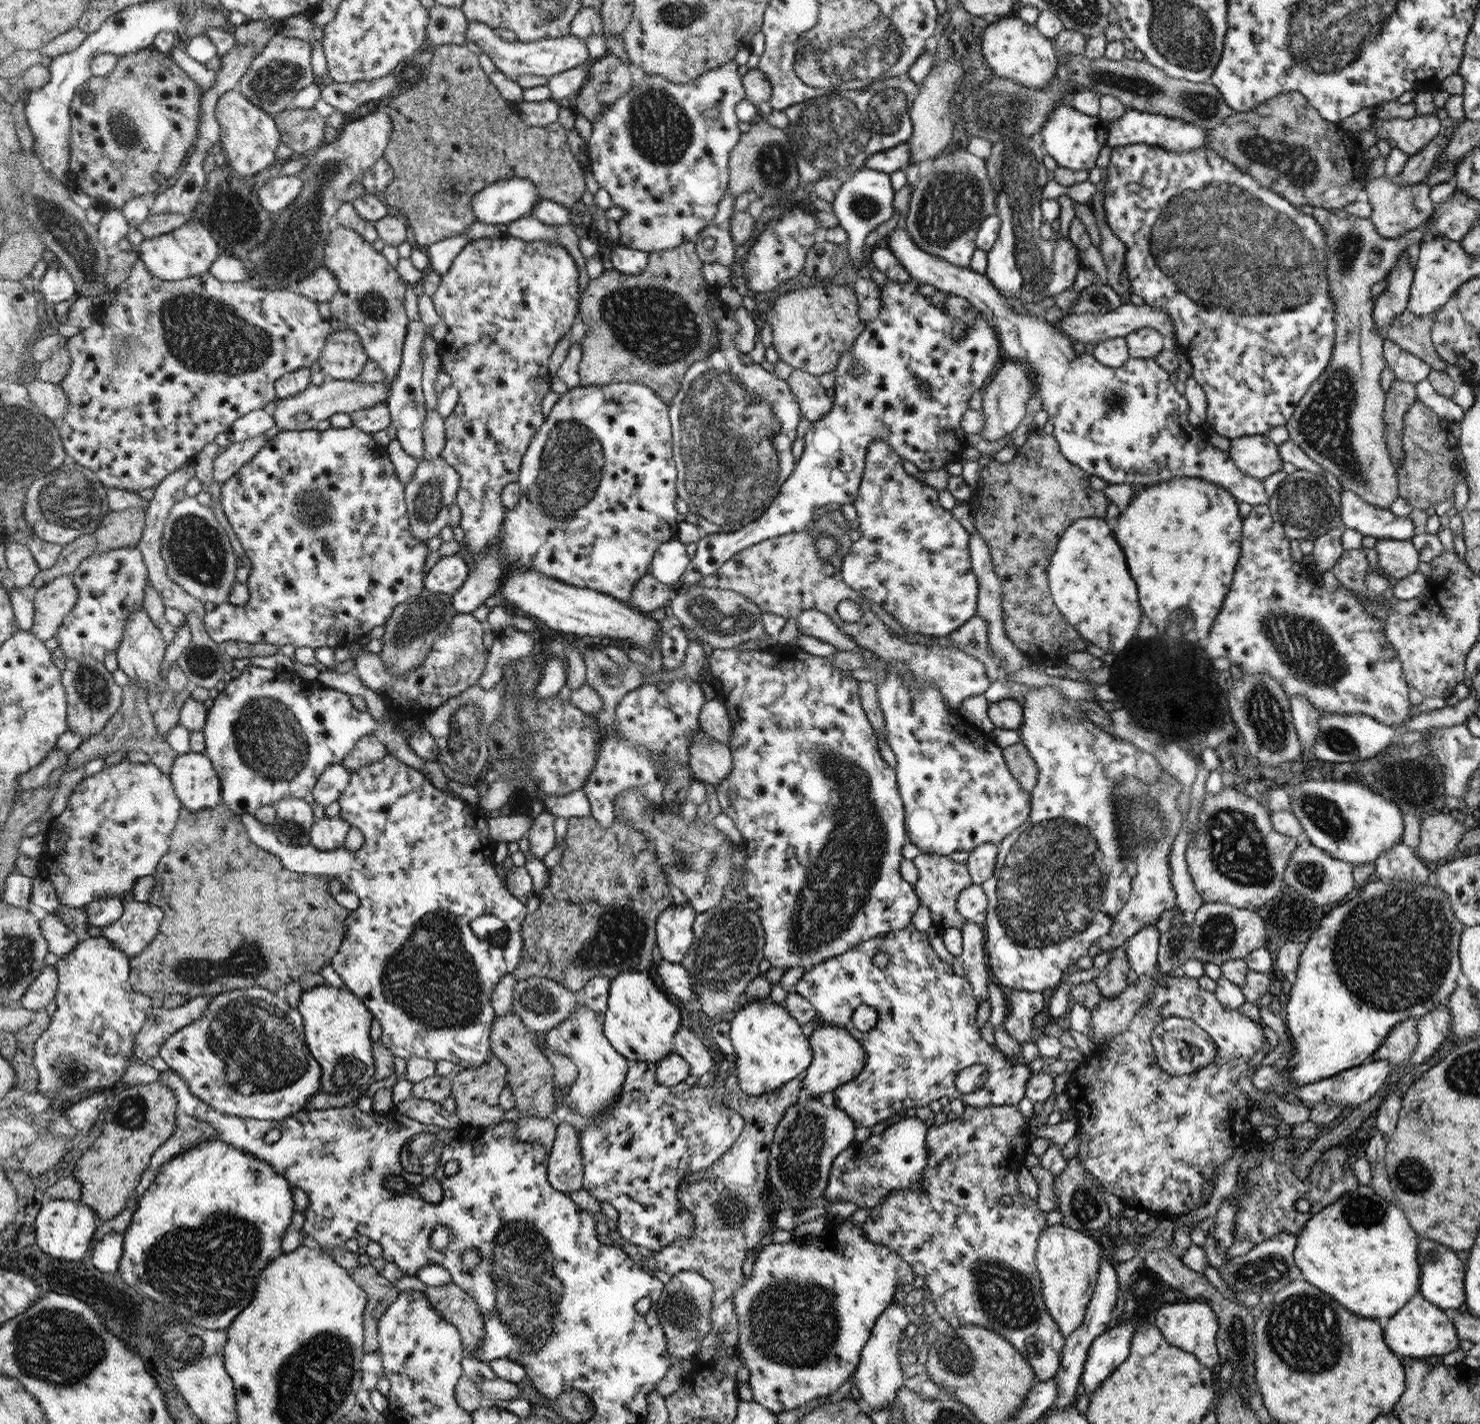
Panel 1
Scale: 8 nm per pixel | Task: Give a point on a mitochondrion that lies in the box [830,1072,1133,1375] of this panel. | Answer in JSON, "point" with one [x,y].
{"point":[1008,1296]}

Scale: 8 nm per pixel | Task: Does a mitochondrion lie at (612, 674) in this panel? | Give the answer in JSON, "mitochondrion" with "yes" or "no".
{"mitochondrion":"yes"}

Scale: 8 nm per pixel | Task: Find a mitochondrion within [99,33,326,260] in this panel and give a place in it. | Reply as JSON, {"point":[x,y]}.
{"point":[275,80]}

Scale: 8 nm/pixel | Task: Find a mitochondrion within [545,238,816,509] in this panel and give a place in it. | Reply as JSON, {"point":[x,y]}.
{"point":[657,326]}

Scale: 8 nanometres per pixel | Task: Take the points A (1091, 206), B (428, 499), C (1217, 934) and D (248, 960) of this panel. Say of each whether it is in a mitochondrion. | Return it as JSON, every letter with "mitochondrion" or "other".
{"A":"other","B":"mitochondrion","C":"mitochondrion","D":"mitochondrion"}

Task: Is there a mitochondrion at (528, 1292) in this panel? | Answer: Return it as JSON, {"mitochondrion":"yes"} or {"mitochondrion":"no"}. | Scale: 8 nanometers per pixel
{"mitochondrion":"yes"}

